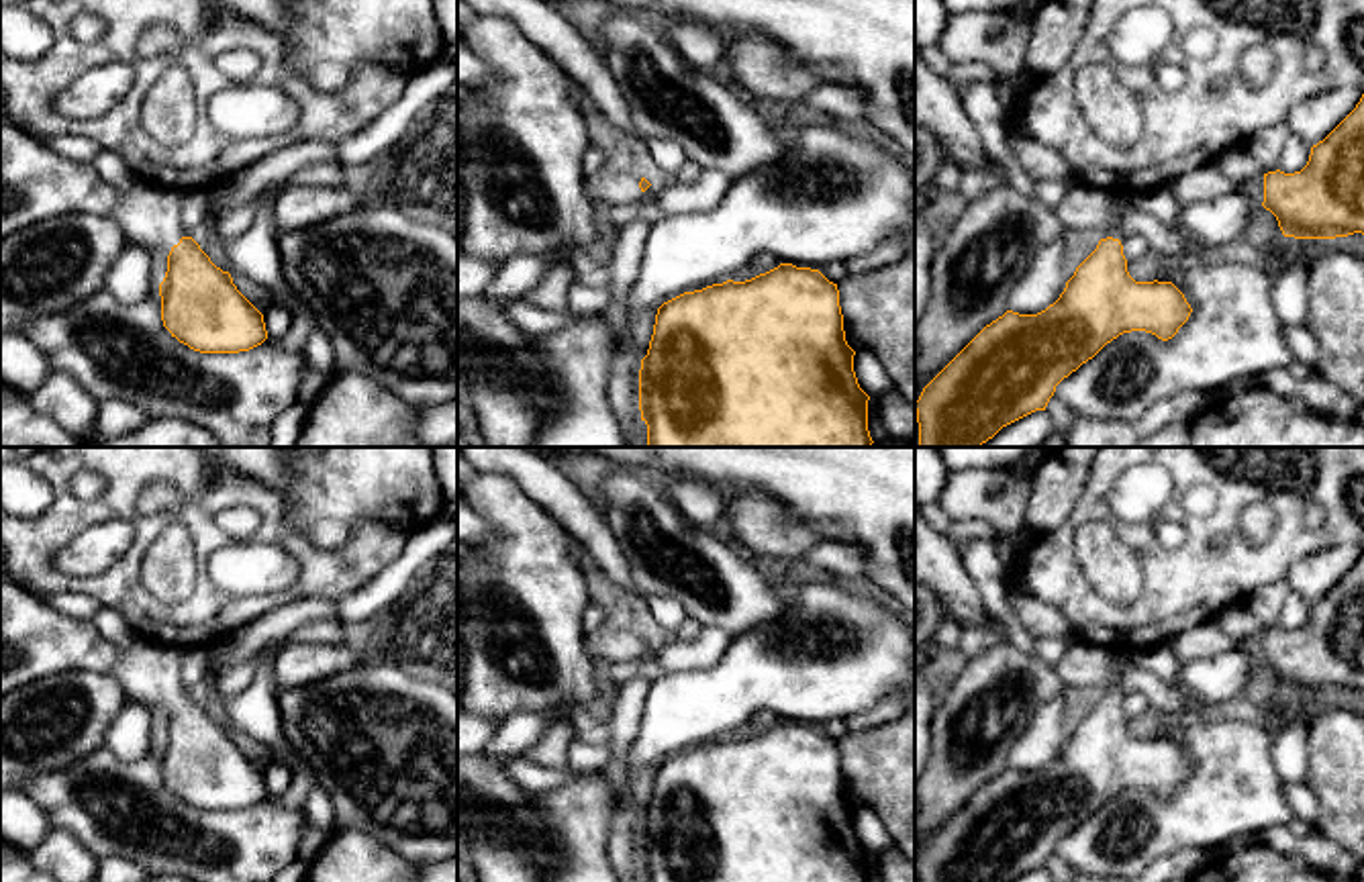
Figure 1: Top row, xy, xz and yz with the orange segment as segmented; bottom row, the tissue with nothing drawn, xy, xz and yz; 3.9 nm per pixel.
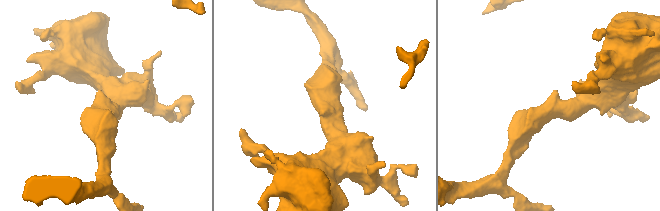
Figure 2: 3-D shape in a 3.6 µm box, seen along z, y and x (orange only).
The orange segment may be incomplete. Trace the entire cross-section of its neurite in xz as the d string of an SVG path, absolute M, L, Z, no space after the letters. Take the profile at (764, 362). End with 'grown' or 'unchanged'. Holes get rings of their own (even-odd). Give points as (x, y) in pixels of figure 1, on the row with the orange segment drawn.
M780 263L745 282L684 292L657 308L639 370L645 447L872 447L868 400L845 341L837 284Z; unchanged

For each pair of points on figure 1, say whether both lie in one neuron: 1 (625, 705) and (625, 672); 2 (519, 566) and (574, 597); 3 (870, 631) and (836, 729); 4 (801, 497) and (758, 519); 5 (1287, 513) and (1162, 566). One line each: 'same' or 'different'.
1: different
2: same
3: different
4: different
5: same

